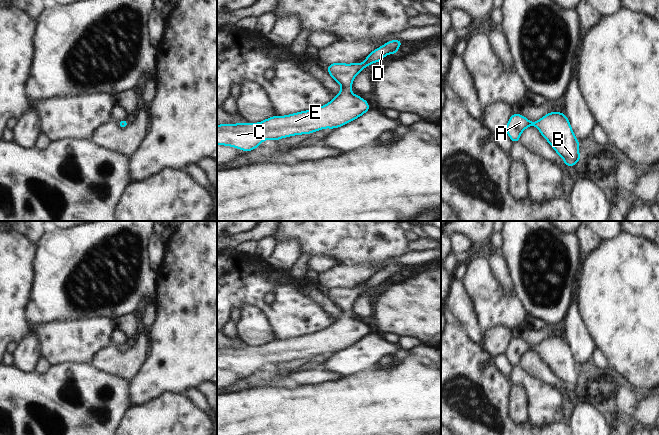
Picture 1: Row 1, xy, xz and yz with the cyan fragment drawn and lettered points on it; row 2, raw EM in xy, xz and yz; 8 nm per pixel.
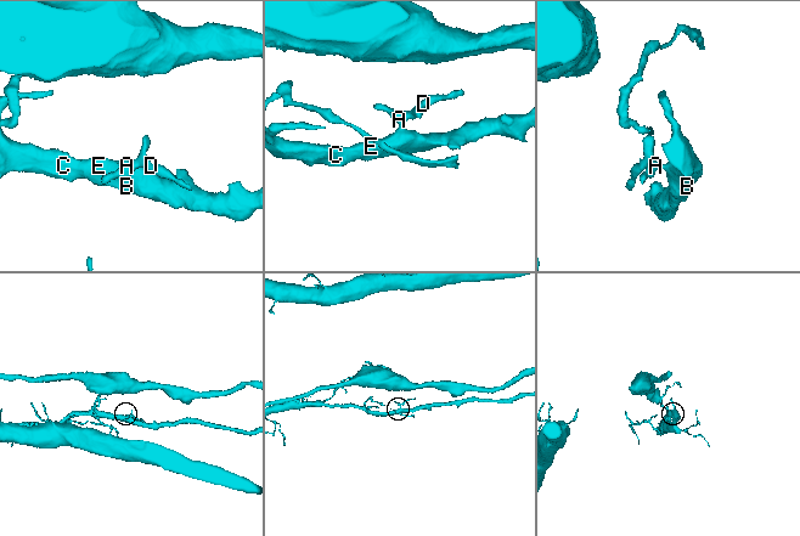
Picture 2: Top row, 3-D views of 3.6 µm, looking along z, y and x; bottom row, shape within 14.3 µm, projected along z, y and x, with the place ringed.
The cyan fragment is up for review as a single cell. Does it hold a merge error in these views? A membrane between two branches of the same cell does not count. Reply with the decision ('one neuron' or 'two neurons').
one neuron

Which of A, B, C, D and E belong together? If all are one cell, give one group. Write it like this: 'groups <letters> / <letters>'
groups A B C D E

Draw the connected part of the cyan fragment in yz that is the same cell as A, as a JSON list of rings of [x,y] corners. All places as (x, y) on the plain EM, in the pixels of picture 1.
[[[553,335],[536,346],[529,345],[521,338],[513,337],[505,355],[512,366],[519,366],[522,355],[532,349],[538,352],[541,359],[563,382],[565,389],[573,391],[582,383],[579,379],[579,365],[576,363],[569,344],[563,336]]]

